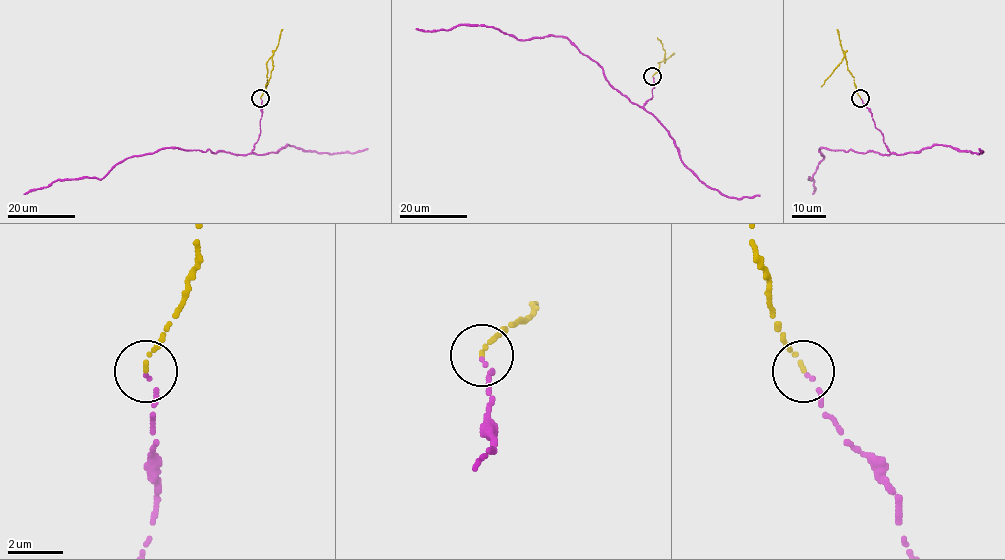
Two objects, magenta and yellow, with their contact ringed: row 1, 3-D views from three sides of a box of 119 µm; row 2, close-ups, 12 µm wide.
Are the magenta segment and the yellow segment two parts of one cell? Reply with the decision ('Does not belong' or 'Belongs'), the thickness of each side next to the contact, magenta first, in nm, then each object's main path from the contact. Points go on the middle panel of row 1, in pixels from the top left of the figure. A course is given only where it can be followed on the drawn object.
Belongs. Thickness 110 nm (magenta) against 130 nm. Course of magenta: (653, 76), (653, 96), (642, 106), (615, 89), (603, 69), (566, 38), (519, 40), (480, 25), (416, 28). Course of yellow: (653, 76), (659, 69), (658, 63), (665, 51), (657, 37)

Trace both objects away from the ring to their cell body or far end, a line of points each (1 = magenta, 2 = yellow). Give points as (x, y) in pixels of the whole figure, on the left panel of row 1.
1: (261, 98), (261, 132), (250, 153), (158, 149), (127, 157), (102, 178), (57, 179), (24, 194)
2: (261, 98), (266, 85), (266, 62), (271, 56), (273, 68), (265, 86)

